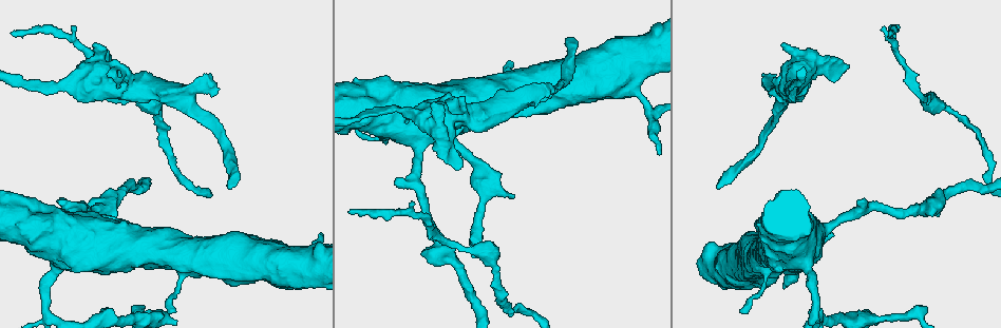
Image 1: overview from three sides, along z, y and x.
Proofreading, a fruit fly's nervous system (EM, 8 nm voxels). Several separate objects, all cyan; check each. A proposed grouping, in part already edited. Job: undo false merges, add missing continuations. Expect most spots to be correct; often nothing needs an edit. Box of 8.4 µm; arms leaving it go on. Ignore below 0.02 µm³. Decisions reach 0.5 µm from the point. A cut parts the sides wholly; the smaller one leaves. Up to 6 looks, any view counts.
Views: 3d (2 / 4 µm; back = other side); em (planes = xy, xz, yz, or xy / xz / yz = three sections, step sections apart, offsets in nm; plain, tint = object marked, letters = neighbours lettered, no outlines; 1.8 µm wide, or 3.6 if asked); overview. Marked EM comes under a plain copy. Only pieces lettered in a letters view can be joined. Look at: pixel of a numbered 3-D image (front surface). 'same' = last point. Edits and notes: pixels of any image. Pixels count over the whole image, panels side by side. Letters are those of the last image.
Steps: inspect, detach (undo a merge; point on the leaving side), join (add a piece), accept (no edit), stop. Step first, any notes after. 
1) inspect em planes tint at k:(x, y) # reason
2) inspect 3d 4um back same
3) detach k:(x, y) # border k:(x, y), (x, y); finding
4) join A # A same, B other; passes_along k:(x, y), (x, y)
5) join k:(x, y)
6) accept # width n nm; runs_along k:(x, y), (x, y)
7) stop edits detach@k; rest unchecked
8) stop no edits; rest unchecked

inspect em planes tint at 1:(849, 65) # free end

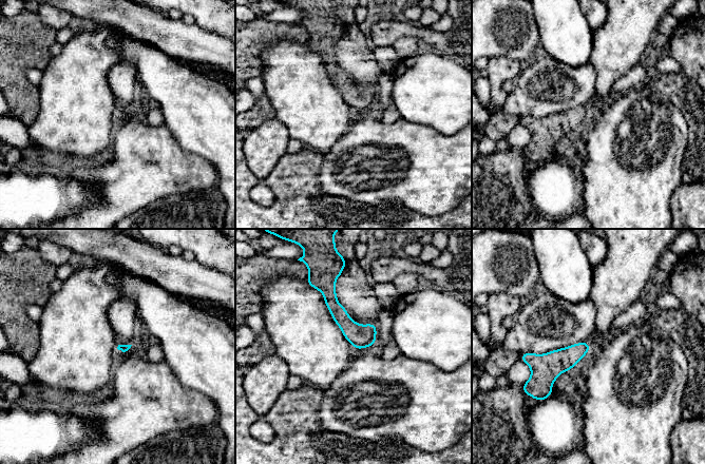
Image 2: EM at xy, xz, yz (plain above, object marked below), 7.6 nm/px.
inspect em planes letters same

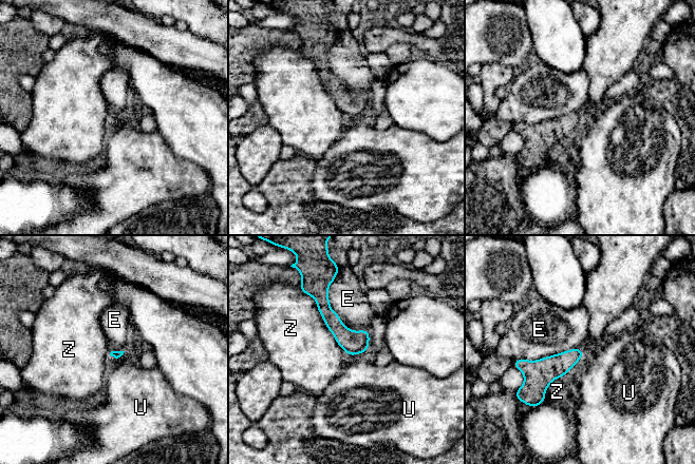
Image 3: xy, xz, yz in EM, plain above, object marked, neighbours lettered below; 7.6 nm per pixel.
accept # longest_contact Z 600 nm; E other, U other, Z other; runs_along 3:(324, 294), (333, 322), (364, 348); none of them fits

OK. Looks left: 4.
inspect 3d 4um at 1:(555, 90) # free end

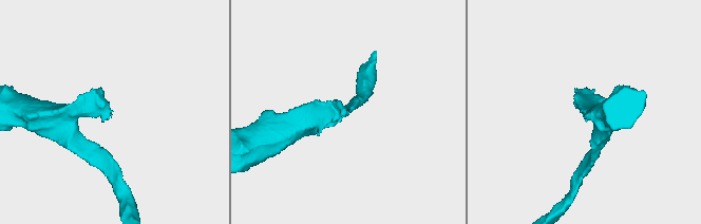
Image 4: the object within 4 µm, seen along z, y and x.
inspect em 3.6um planes letters at 4:(345, 110)

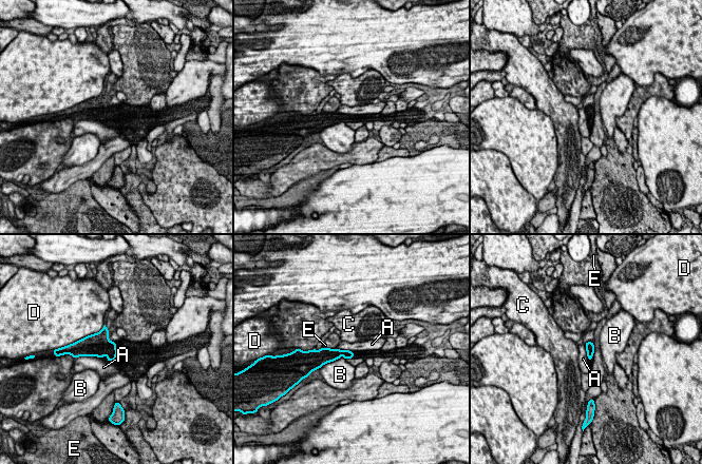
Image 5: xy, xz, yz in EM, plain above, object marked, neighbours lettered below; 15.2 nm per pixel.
accept # longest_contact D 420 nm; A other, B other, C other, D other, E other; none of them fits

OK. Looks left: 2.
inspect em 3.6um planes letters at 1:(233, 185) # end of a long branch

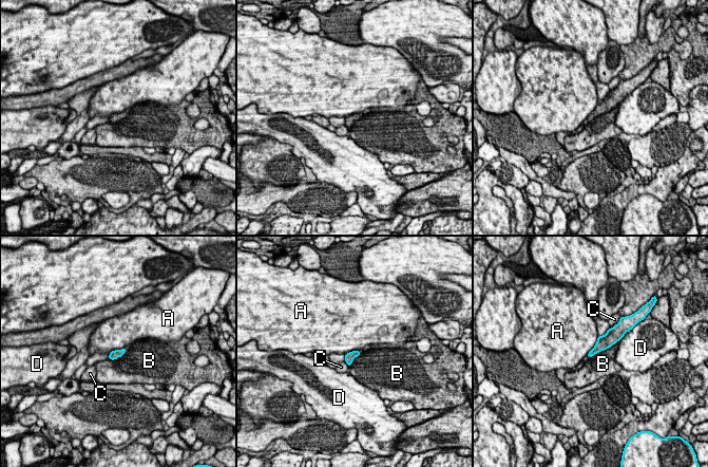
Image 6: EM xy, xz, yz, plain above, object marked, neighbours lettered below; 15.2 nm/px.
accept # A other, B other, C other, D other; border 6:(619, 339), (591, 357); no lettered piece goes on from it

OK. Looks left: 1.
stop no edits; rest unchecked

